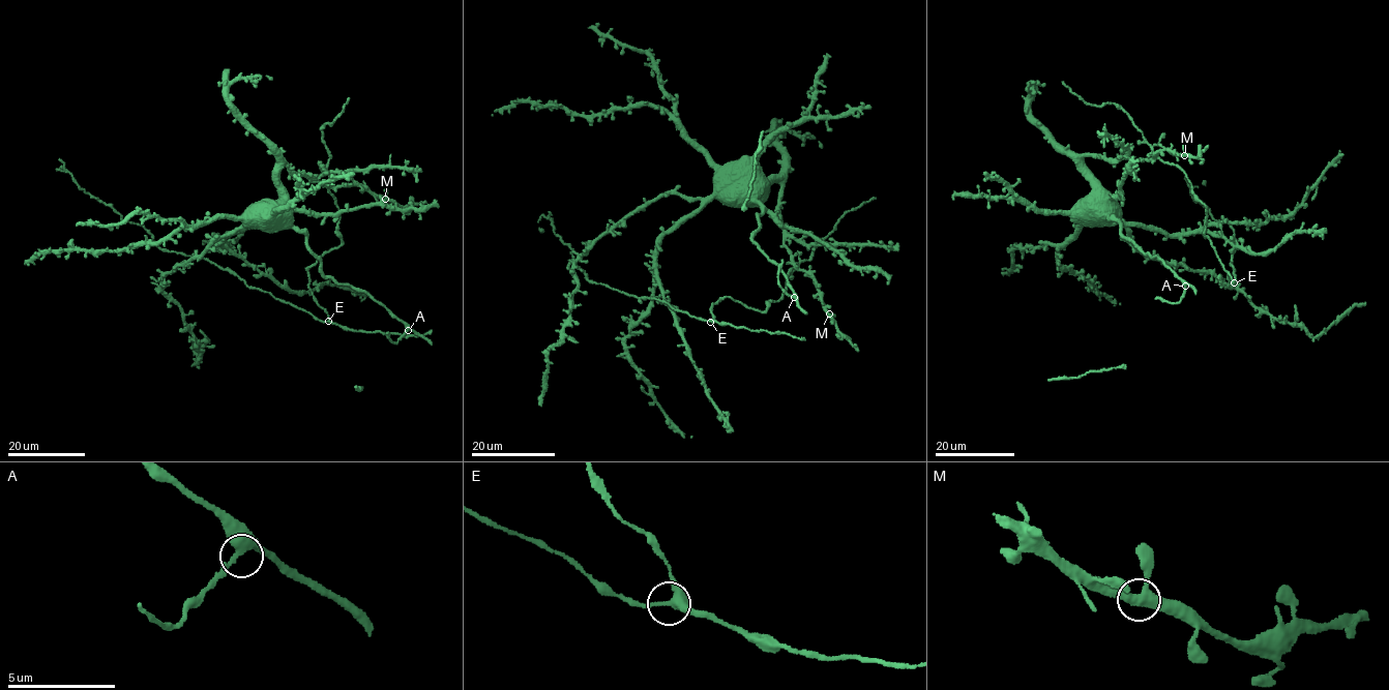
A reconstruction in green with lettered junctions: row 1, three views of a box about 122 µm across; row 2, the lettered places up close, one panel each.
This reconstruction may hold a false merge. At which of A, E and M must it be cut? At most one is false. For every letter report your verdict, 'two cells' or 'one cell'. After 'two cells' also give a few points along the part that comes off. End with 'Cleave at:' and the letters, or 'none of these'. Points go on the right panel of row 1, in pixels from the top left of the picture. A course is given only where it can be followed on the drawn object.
A: one cell
E: one cell
M: one cell
Cleave at: none of these

